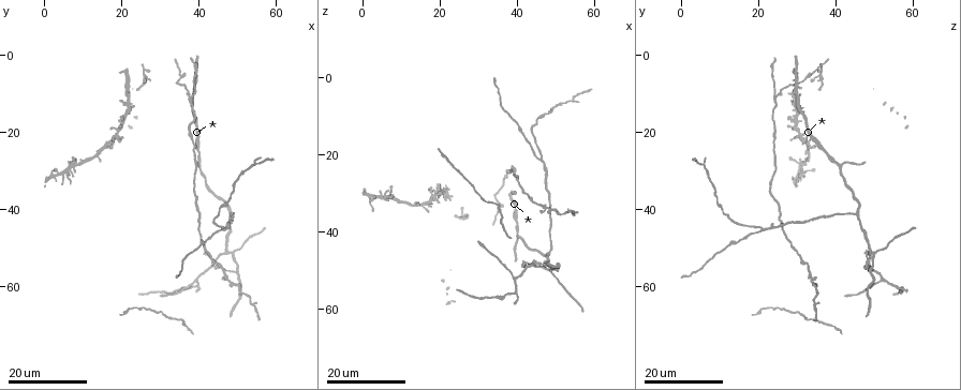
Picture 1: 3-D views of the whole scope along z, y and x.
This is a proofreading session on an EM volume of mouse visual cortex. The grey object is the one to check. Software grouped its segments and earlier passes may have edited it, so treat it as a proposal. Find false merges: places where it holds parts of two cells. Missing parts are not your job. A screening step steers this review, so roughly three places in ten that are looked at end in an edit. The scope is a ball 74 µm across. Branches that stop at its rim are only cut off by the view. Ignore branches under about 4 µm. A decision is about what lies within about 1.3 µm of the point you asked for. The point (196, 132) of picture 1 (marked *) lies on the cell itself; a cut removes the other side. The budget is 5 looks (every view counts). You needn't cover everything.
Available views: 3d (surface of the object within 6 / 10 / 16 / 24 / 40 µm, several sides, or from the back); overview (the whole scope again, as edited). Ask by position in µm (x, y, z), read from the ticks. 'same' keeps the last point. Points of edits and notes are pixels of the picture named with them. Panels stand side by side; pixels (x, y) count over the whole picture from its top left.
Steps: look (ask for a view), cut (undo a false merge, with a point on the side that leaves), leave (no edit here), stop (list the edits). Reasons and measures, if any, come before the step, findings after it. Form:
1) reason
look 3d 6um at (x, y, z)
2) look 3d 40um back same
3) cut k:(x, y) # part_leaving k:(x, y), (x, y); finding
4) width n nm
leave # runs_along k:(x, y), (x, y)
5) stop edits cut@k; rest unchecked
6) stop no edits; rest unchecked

three-way junction
look 3d 24um at (40.0, 29.0, 41.0)

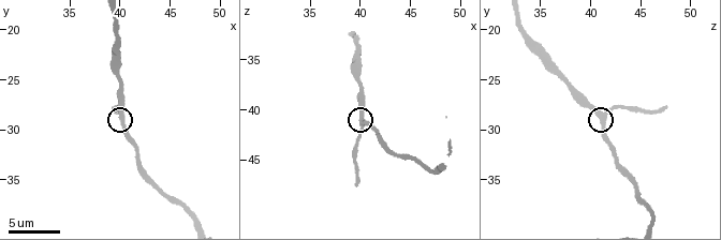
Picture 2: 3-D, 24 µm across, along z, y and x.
look 3d 6um at (40.4, 28.6, 41.2)

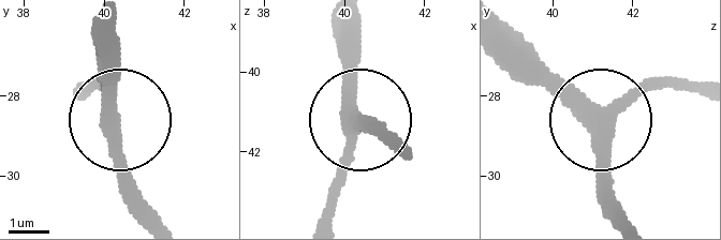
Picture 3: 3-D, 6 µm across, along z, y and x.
arms 3
leave # runs_along 3:(498, 20), (601, 119), (679, 81); one cell here

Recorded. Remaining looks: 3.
branch point
look 3d 24um at (48.0, 41.0, 45.0)

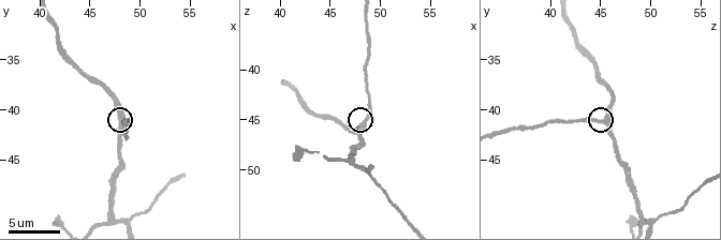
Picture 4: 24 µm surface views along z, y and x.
look 3d 6um at (48.6, 41.2, 45.0)

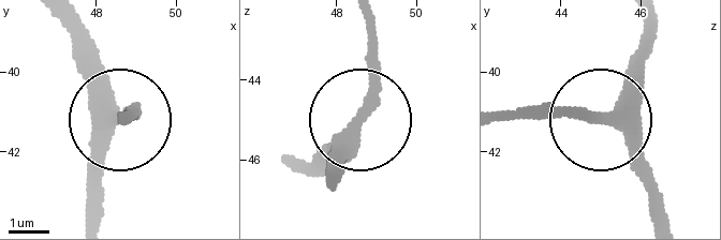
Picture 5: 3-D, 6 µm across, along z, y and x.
arms 3
leave # runs_along 5:(295, 163), (315, 163), (359, 111), (367, 19); continuous, no second cell

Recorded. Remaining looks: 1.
stop no edits; rest unchecked

